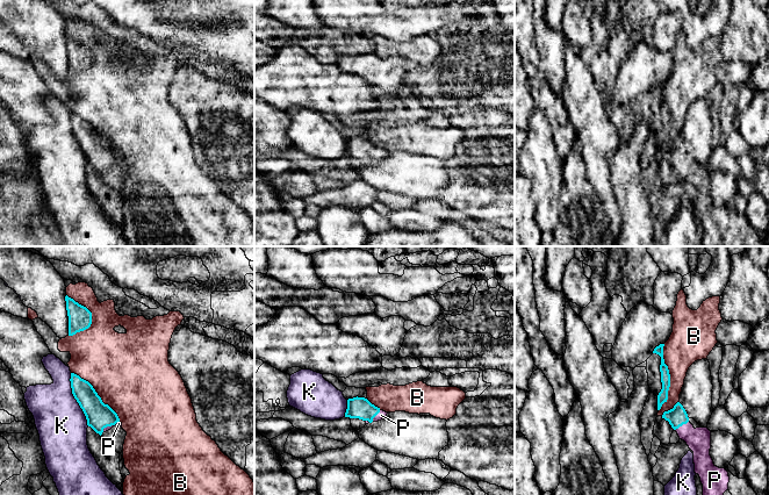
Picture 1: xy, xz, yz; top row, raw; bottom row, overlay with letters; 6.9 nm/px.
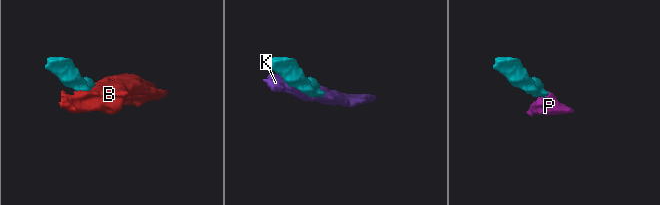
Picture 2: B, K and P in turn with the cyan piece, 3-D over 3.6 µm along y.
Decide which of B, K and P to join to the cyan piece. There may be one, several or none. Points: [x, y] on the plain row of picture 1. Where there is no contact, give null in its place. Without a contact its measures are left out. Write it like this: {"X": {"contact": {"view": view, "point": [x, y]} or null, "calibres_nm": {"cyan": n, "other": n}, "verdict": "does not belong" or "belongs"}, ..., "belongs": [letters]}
{"B": {"contact": {"view": "yz", "point": [669, 117]}, "calibres_nm": {"cyan": 70, "other": 260}, "verdict": "does not belong"}, "K": {"contact": {"view": "xy", "point": [76, 138]}, "calibres_nm": {"cyan": 180, "other": 340}, "verdict": "does not belong"}, "P": {"contact": {"view": "yz", "point": [681, 165]}, "calibres_nm": {"cyan": 140, "other": 170}, "verdict": "belongs"}, "belongs": ["P"]}

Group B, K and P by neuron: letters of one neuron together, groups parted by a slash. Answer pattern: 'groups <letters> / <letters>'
groups B / K / P

